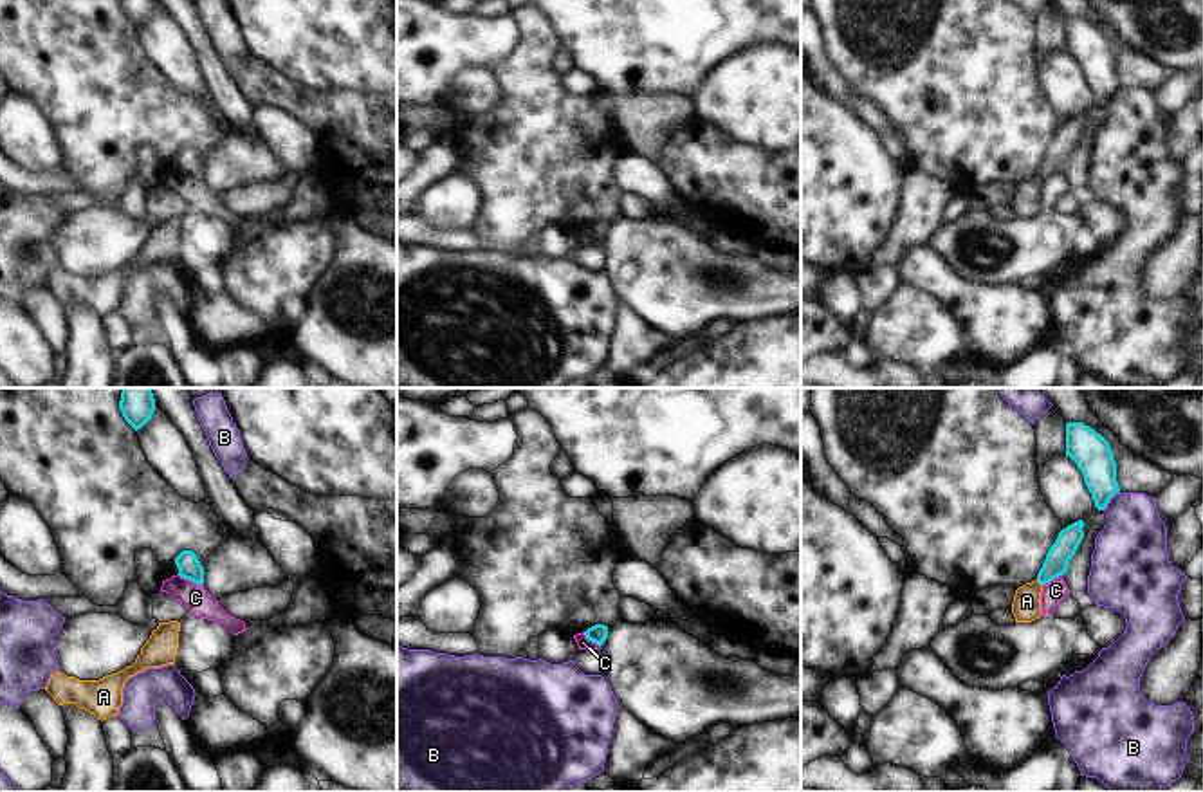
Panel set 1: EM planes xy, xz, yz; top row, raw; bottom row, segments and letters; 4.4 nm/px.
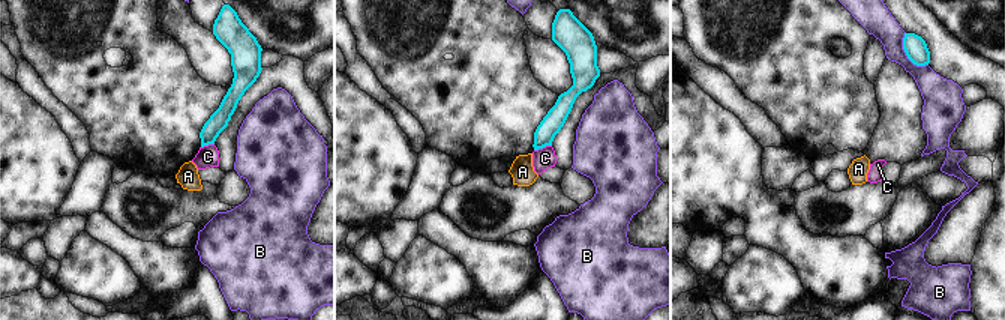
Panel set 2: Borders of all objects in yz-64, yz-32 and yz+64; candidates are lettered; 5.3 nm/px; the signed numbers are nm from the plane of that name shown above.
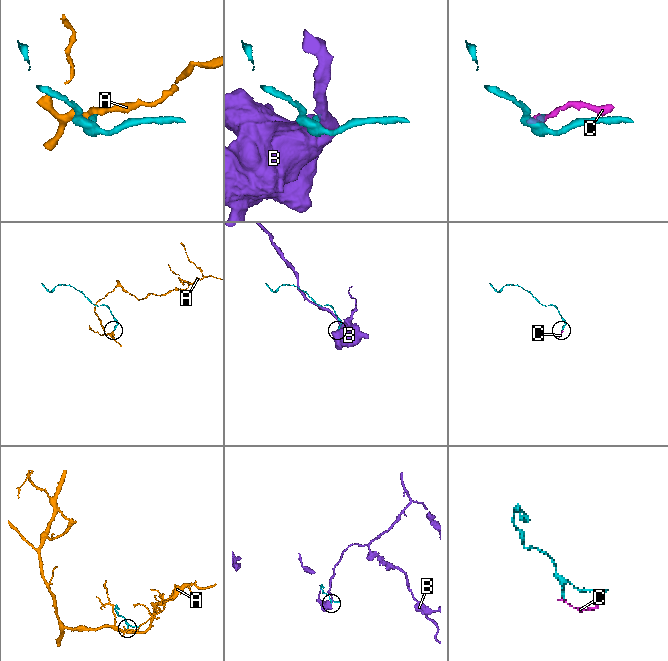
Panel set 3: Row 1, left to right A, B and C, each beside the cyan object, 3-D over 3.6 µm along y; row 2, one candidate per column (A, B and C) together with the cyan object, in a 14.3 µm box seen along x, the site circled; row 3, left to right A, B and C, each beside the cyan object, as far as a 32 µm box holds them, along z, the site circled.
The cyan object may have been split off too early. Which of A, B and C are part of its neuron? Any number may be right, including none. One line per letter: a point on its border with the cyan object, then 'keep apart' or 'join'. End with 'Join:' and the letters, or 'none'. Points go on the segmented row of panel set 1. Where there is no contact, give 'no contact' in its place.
A: yz (1039, 581) | join
B: yz (1110, 498) | keep apart
C: xy (190, 580) | keep apart
Join: A

